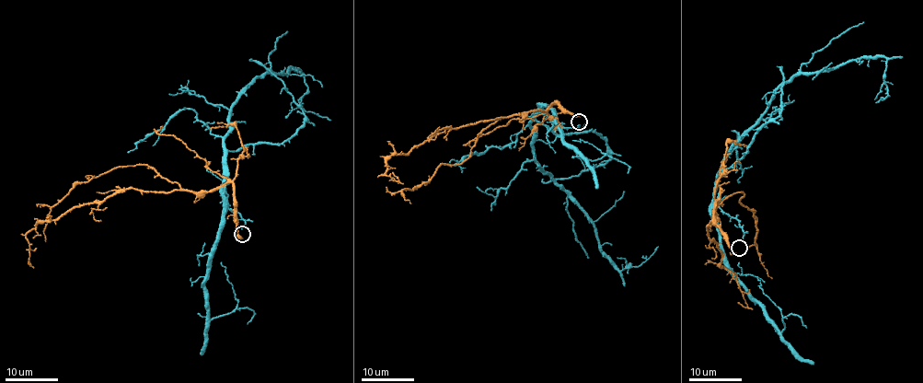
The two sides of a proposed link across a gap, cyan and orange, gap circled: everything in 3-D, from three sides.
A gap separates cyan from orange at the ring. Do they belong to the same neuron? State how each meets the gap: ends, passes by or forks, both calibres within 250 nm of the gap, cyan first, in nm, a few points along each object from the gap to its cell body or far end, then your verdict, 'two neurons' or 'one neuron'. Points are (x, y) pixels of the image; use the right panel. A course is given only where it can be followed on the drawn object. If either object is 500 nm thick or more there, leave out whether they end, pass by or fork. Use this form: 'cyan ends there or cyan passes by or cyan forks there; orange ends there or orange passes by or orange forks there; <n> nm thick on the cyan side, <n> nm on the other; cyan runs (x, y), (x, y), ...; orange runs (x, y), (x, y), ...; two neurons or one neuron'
cyan ends there; orange ends there; 130 nm thick on the cyan side, 280 nm on the other; cyan runs (743, 243), (738, 222), (714, 205), (716, 174), (773, 92), (799, 75), (882, 56), (890, 96), (876, 102); orange runs (734, 252), (716, 223), (716, 202), (706, 225), (722, 256), (719, 263), (737, 278), (747, 307), (738, 302); two neurons

